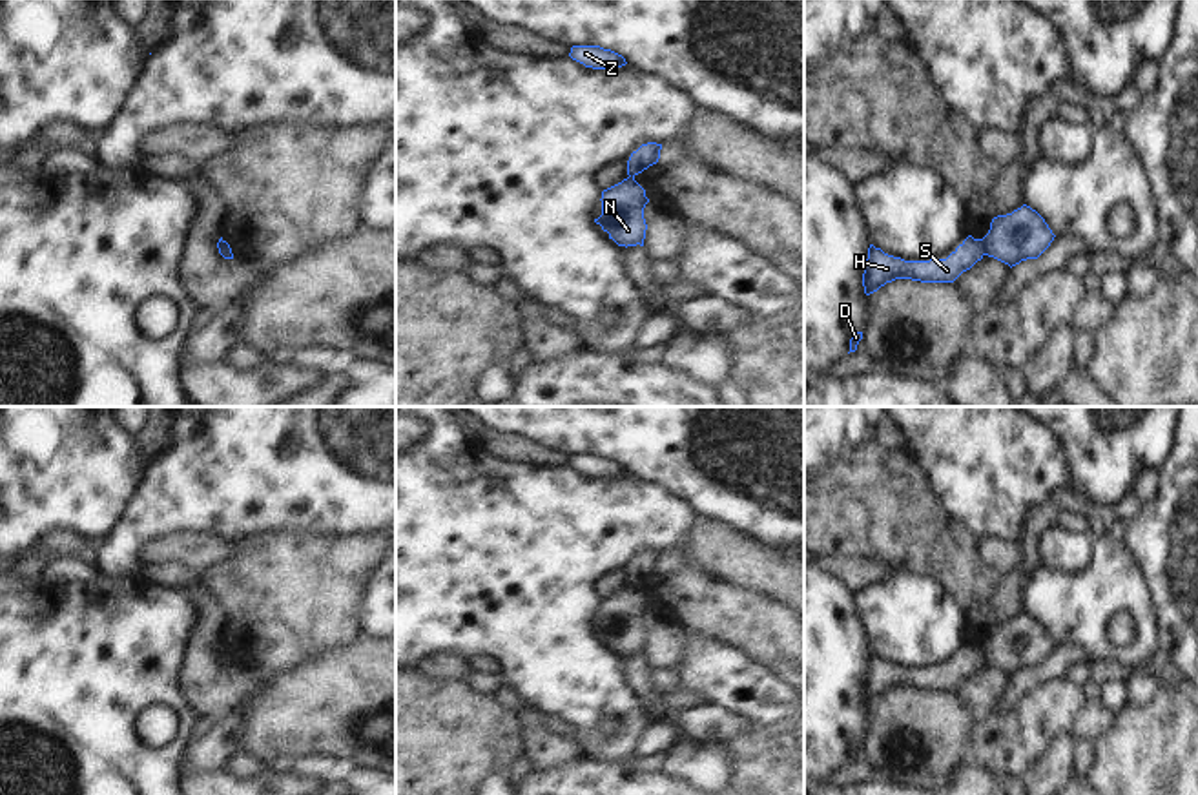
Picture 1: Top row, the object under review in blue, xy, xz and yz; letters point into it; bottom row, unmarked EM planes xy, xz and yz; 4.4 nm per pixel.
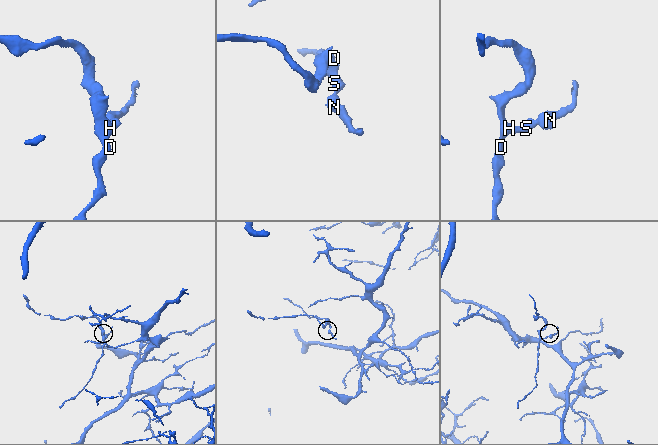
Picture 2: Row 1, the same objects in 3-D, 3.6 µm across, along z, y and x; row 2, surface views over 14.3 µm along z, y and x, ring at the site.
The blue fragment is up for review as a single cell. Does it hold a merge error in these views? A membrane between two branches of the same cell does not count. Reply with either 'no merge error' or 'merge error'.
merge error

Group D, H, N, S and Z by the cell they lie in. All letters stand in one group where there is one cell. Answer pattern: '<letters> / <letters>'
D H S Z / N

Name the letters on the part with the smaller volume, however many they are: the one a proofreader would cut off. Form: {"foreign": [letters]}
{"foreign": ["N"]}

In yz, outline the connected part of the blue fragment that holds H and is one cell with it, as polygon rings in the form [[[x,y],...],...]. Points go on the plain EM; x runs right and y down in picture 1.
[[[968,644],[946,667],[930,669],[904,669],[870,653],[862,682],[864,702],[870,704],[895,687],[954,691],[985,664],[986,656],[983,647],[974,647],[972,644]]]

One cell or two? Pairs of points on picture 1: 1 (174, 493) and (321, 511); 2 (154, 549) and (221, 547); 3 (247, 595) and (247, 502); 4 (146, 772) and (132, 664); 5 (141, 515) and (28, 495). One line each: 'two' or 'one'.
1: one
2: one
3: two
4: one
5: two

